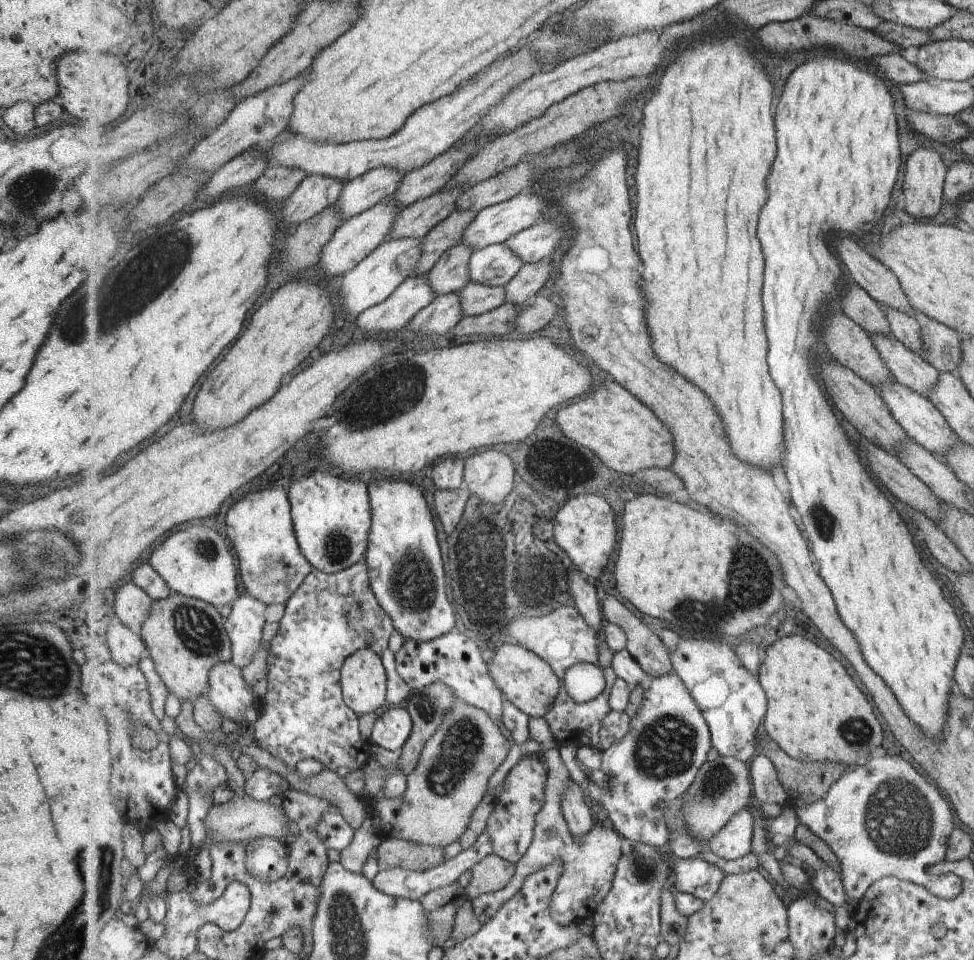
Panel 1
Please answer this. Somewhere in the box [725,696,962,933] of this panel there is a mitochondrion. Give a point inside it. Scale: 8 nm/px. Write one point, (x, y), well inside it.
(898, 823)

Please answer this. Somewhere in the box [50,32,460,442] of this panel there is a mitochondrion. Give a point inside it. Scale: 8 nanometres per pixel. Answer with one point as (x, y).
(150, 276)

